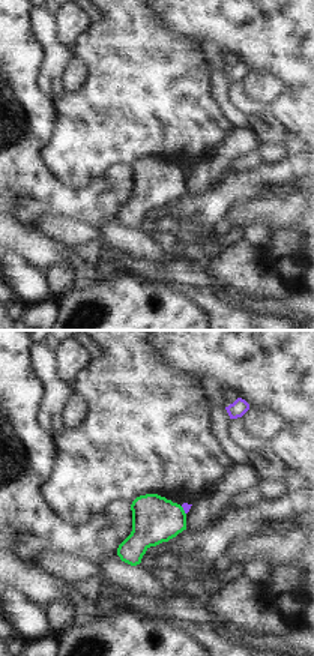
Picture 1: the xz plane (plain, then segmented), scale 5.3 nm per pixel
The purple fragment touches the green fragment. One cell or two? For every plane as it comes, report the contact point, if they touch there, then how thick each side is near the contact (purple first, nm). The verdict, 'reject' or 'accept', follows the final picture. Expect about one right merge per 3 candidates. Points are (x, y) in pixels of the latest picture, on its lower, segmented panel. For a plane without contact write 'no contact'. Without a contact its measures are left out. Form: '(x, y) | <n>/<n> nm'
(184, 509) | 40/260 nm

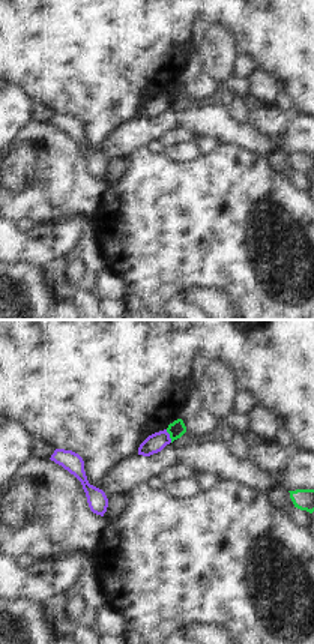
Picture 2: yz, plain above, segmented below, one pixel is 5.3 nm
(169, 436) | 100/90 nm

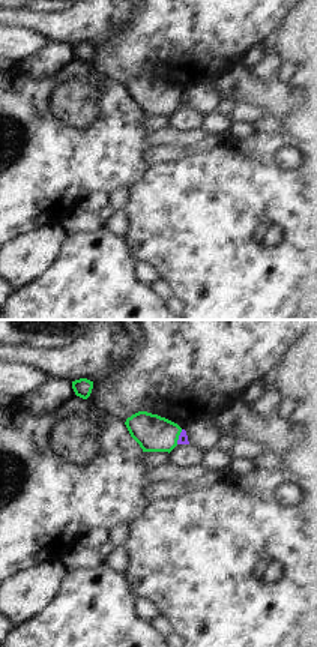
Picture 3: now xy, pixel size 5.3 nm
(179, 437) | 50/190 nm

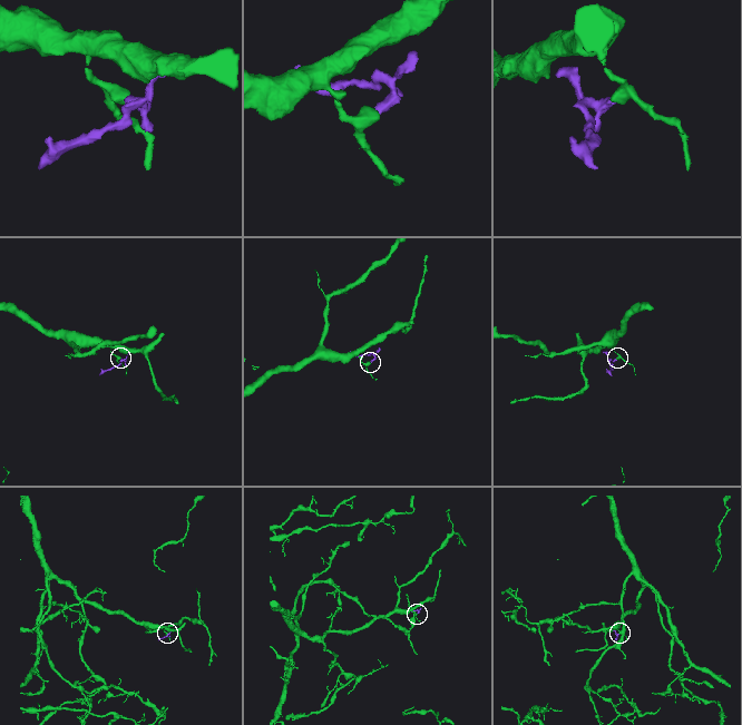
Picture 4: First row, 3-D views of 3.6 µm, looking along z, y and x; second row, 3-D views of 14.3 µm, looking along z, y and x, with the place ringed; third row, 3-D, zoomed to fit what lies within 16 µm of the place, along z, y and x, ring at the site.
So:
reject

